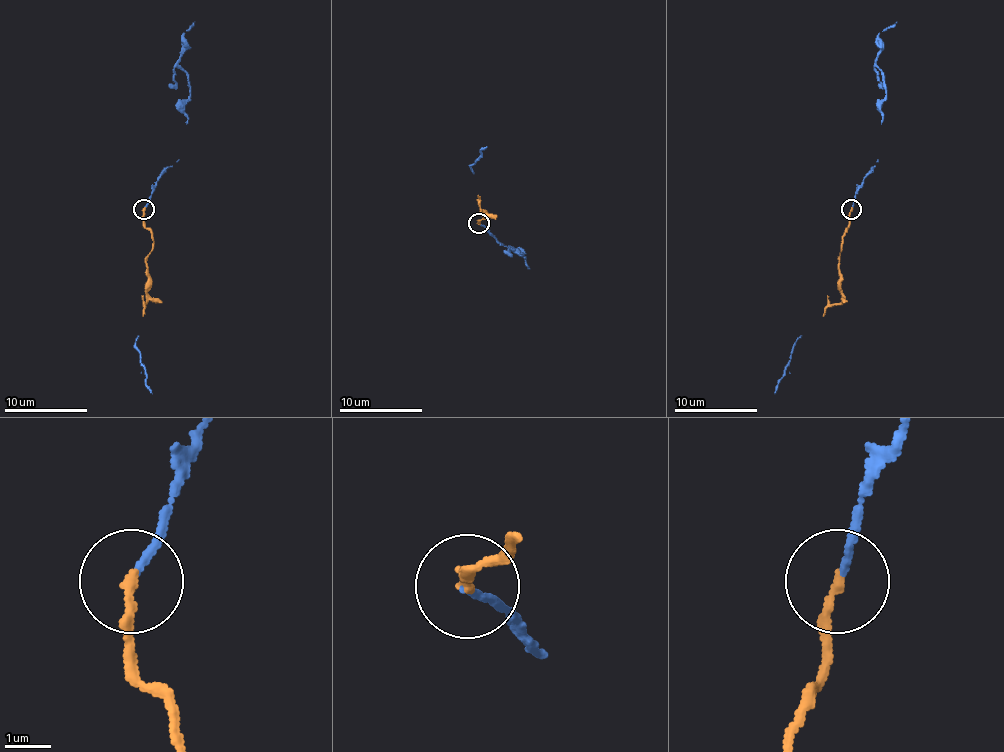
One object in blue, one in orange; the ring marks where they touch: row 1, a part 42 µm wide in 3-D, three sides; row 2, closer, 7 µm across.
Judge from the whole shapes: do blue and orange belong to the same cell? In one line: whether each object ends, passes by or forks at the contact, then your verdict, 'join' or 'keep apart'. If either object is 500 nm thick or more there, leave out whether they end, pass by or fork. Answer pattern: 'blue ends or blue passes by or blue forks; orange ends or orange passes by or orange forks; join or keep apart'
blue ends; orange ends; join

